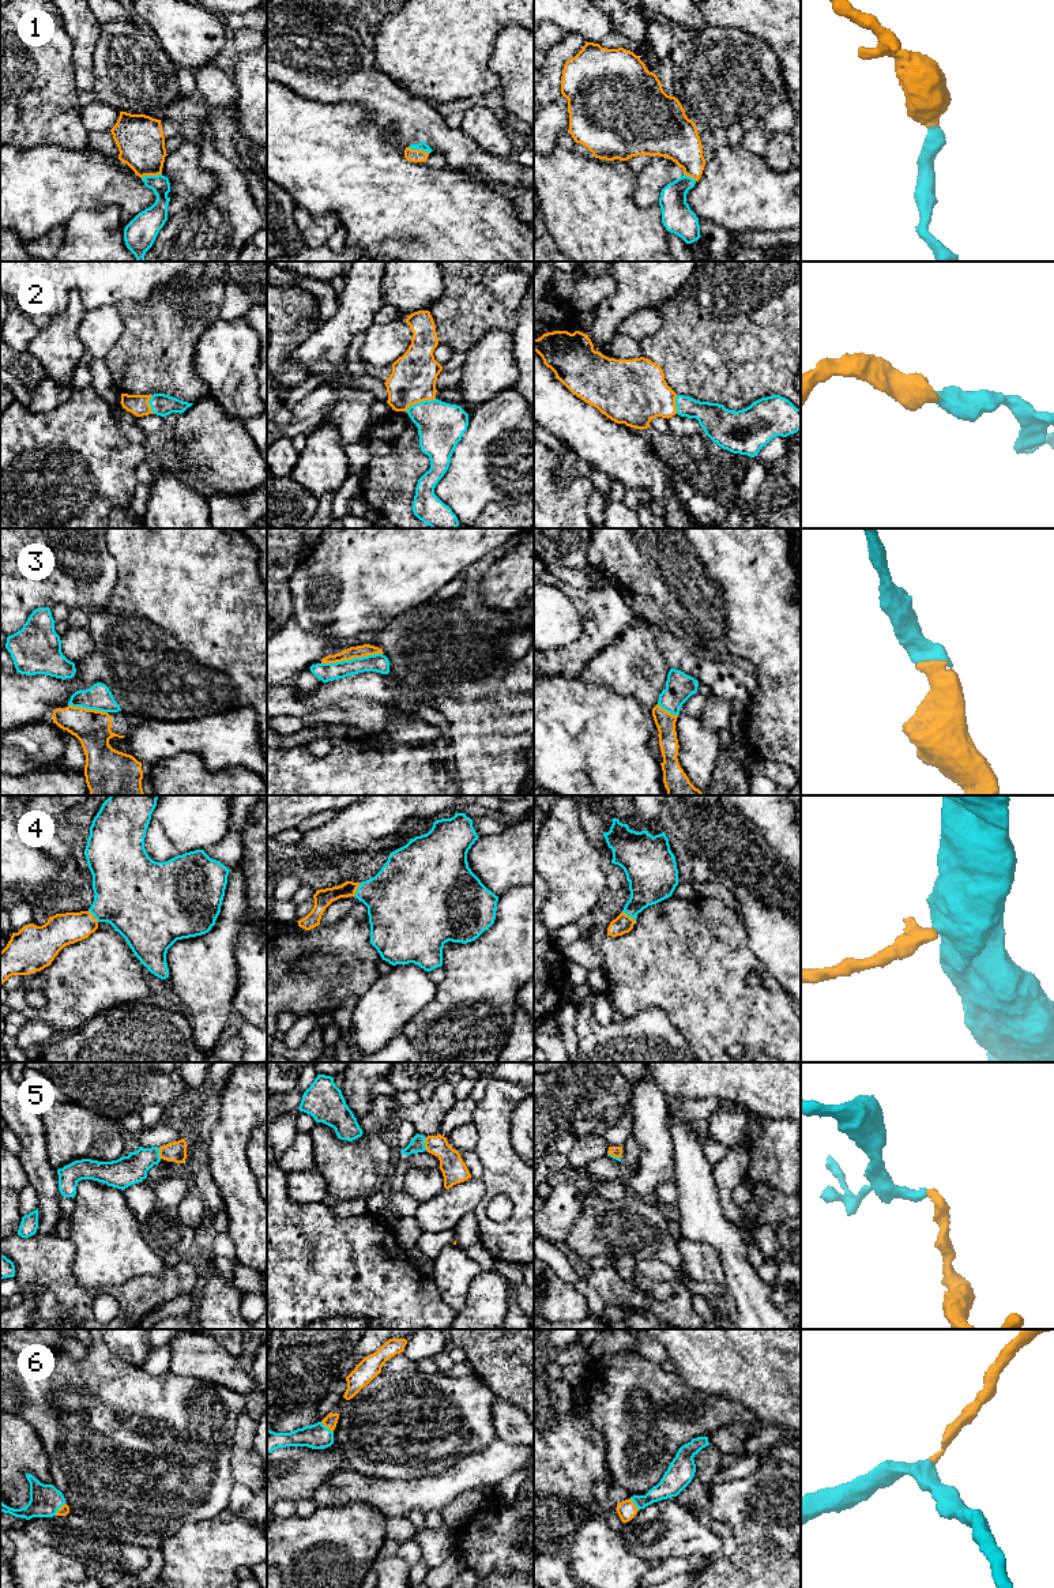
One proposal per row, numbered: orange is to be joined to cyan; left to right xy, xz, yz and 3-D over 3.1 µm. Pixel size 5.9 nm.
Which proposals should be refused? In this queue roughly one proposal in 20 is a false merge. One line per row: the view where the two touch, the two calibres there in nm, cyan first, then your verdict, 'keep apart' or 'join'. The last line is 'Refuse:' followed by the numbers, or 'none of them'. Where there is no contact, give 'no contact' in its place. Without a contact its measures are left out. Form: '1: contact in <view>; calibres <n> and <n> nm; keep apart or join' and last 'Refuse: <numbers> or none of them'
1: contact in xy; calibres 140 and 280 nm; join
2: contact in xz; calibres 280 and 260 nm; join
3: contact in xz; calibres 110 and 70 nm; join
4: contact in xz; calibres 380 and 110 nm; join
5: contact in xz; calibres 90 and 150 nm; join
6: contact in xy; calibres 190 and 60 nm; join
Refuse: none of them

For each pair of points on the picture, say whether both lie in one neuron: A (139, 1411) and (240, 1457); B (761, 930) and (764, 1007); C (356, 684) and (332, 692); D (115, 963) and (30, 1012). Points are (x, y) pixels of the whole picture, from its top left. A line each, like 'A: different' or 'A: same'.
A: different
B: different
C: same
D: same

